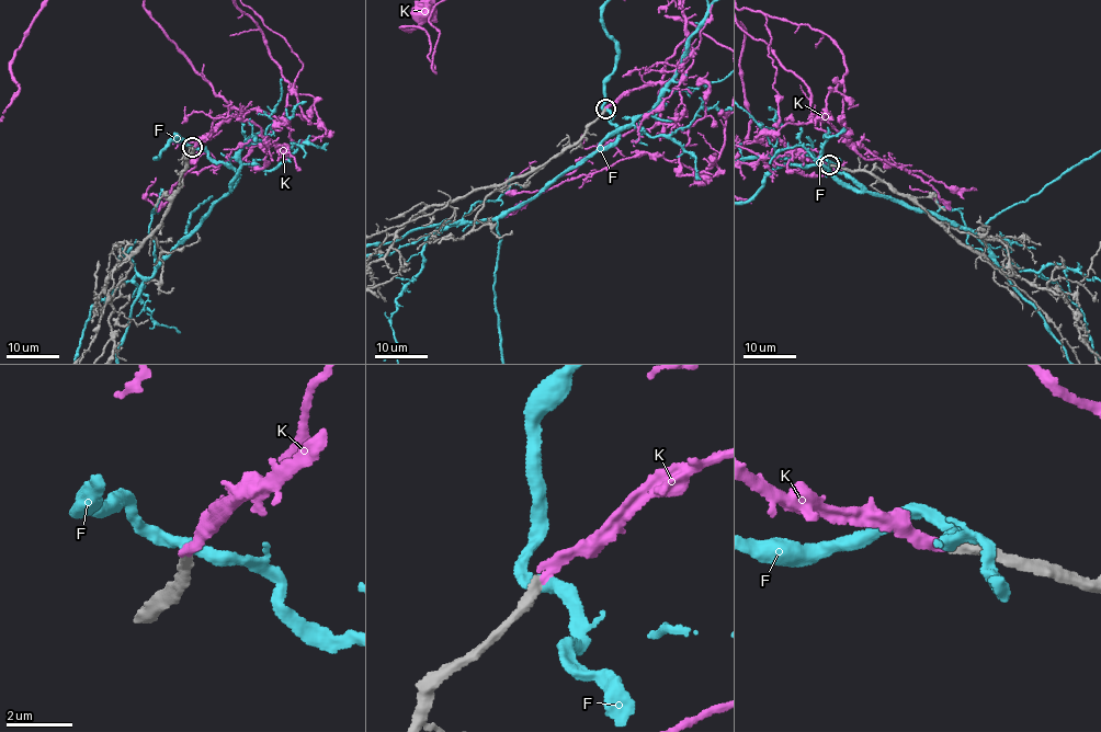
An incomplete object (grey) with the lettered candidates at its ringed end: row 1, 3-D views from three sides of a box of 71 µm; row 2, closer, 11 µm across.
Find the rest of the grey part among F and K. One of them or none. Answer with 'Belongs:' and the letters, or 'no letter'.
Belongs: K

